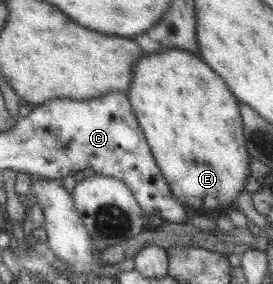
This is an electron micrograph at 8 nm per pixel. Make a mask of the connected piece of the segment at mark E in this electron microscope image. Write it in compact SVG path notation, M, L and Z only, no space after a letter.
M167 48L152 54L143 53L133 62L131 69L133 76L126 96L150 147L151 156L173 197L193 213L211 215L232 208L237 194L244 191L245 179L249 177L249 155L243 137L239 102L225 82L198 54L183 49Z

